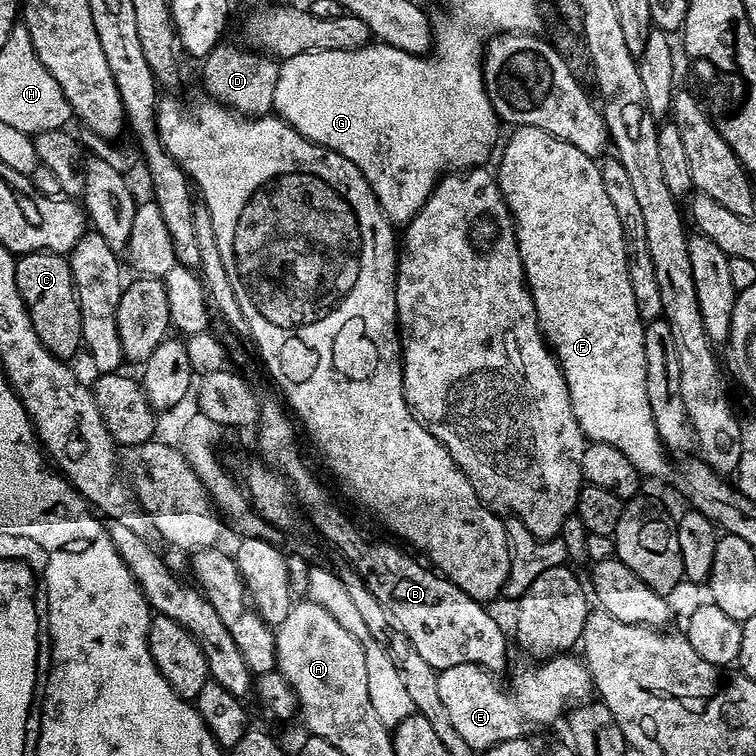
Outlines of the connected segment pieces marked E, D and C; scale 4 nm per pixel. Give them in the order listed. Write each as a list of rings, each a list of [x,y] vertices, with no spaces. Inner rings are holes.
[[[576,654],[528,662],[532,664],[518,669],[512,676],[512,688],[516,692],[507,692],[493,673],[476,664],[450,666],[438,675],[438,694],[446,705],[446,714],[454,730],[458,730],[469,746],[483,750],[498,742],[524,736],[527,728],[535,724],[552,724],[560,715],[561,719],[569,706],[587,701],[594,692],[588,665],[579,655],[572,655]]]
[[[221,42],[203,59],[202,84],[207,91],[205,93],[216,99],[217,103],[241,115],[253,118],[269,115],[275,107],[274,93],[280,73],[279,63],[265,53],[239,47]]]
[[[26,252],[16,261],[18,294],[28,305],[30,322],[34,322],[34,334],[42,338],[42,346],[65,362],[82,348],[82,314],[72,284],[72,267],[59,252]]]

